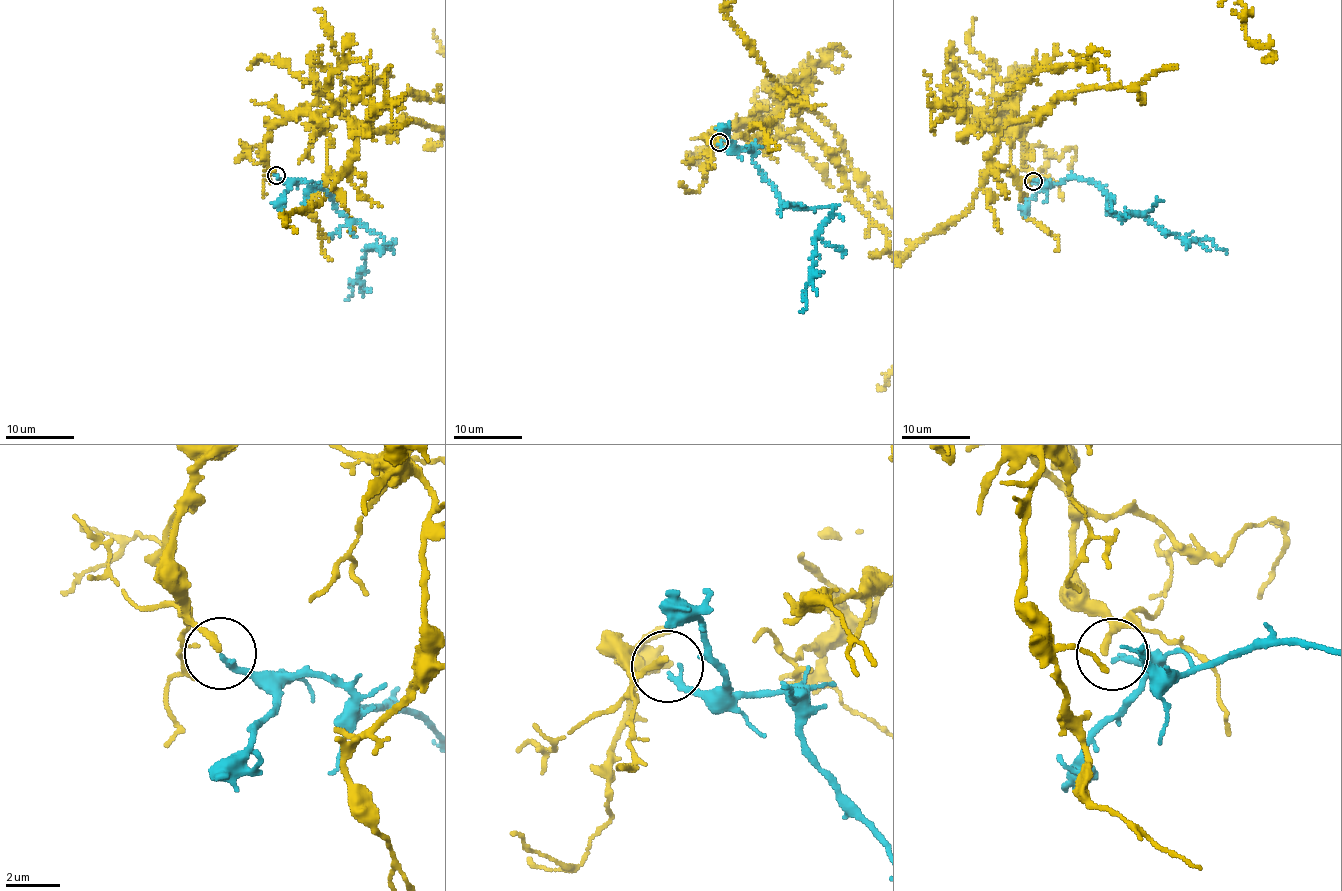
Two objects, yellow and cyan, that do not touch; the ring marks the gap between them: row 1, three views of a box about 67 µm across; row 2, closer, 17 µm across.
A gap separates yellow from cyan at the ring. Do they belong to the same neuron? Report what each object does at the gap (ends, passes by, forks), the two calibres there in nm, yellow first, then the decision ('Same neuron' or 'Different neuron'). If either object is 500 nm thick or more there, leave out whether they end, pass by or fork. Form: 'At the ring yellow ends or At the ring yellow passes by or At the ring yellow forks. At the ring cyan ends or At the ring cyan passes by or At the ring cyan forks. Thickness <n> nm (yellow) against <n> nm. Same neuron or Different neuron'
At the ring yellow ends. At the ring cyan ends. Thickness 260 nm (yellow) against 220 nm. Different neuron

